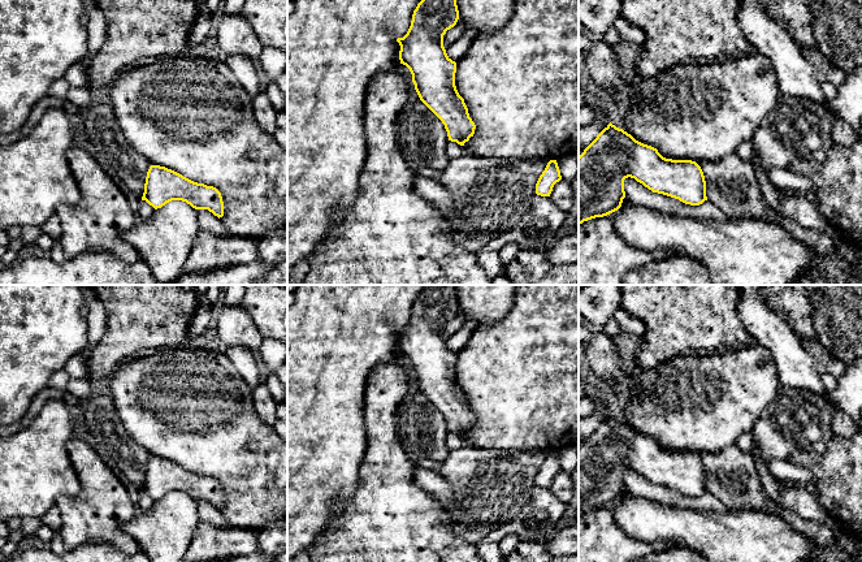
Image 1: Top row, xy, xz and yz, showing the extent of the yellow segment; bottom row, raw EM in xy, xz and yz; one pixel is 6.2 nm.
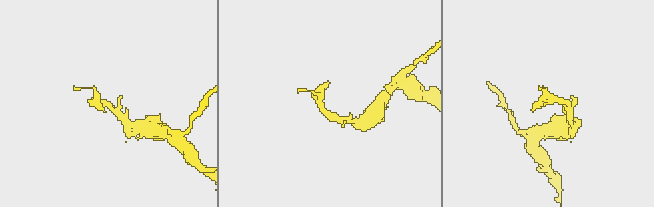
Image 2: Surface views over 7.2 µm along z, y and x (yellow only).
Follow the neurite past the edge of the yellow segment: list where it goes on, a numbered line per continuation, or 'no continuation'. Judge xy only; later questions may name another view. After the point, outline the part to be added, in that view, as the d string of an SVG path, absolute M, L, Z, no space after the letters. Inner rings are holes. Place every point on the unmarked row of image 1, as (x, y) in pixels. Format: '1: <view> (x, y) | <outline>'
no continuation

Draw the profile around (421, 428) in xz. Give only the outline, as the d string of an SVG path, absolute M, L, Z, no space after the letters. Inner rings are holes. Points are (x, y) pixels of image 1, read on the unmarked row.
M419 388L410 390L399 403L397 425L402 448L411 461L433 459L442 463L450 454L445 416Z

